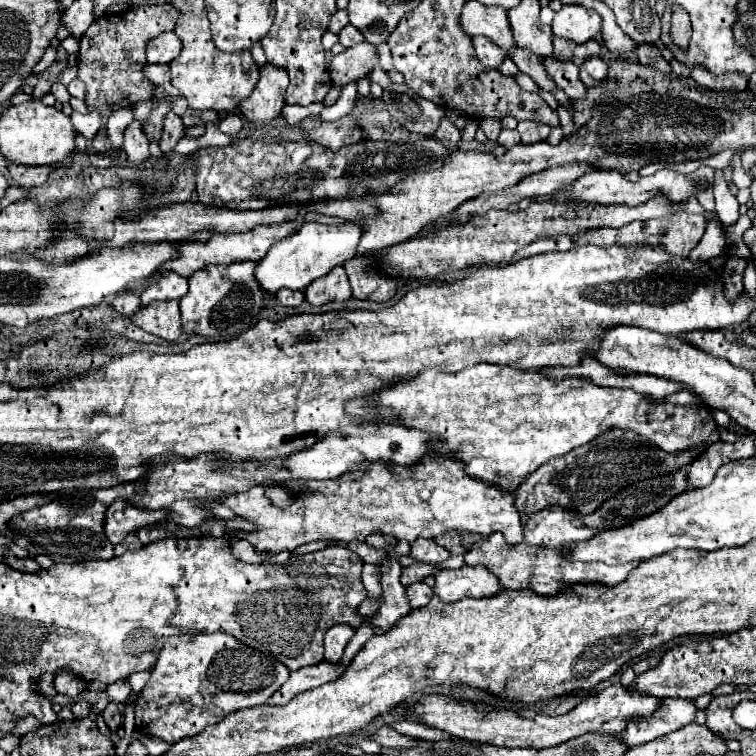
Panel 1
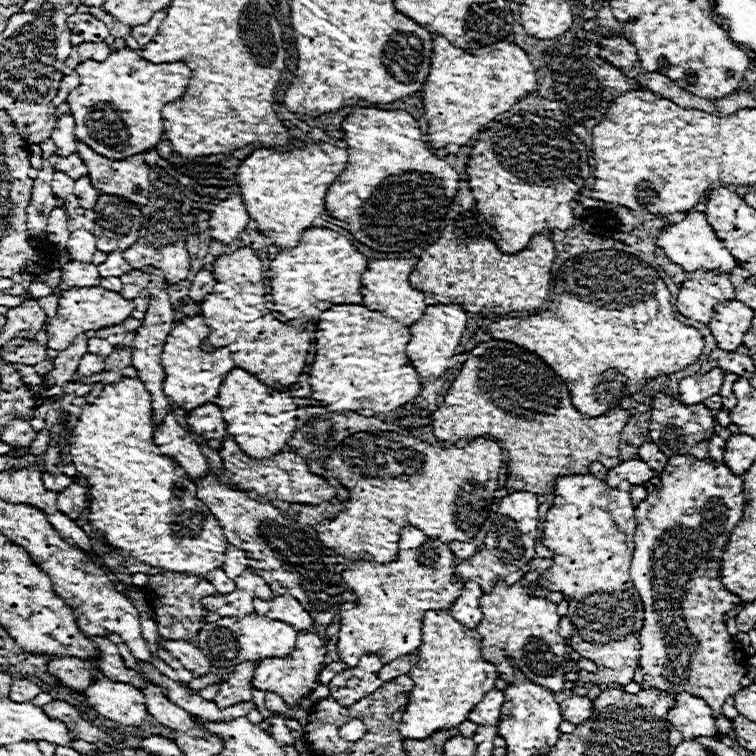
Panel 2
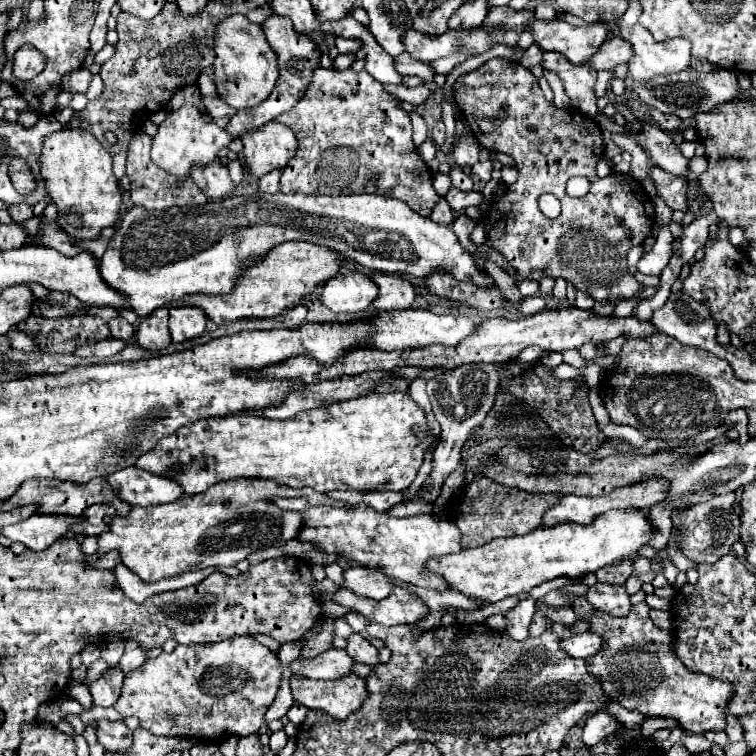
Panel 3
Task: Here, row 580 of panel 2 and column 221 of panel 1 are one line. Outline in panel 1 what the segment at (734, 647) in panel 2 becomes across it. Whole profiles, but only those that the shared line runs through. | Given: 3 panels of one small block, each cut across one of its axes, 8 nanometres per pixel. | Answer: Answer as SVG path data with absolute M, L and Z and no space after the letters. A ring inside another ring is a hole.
M224 632L170 636L162 646L158 664L152 668L150 682L138 696L138 702L134 708L136 730L150 736L158 736L168 744L176 744L180 738L196 736L206 726L218 724L230 712L264 704L288 680L288 674L290 670L282 662L262 652L248 652L248 648L242 642L234 640L230 634L224 634Z

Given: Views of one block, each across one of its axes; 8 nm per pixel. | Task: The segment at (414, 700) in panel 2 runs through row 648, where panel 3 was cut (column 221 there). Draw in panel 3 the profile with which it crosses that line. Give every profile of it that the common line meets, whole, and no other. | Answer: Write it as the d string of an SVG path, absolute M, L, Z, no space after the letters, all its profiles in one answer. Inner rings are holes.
M400 392L366 394L346 402L332 402L324 408L298 412L294 418L288 420L268 420L248 414L230 414L222 416L222 420L198 420L198 424L178 428L174 436L164 436L162 440L158 440L156 448L140 456L136 466L150 474L166 476L178 482L182 486L182 492L188 496L206 492L212 484L234 478L264 478L290 488L310 486L318 492L332 492L332 490L402 492L414 482L424 462L426 448L438 444L438 438L428 436L426 432L428 432L426 416L408 394Z

